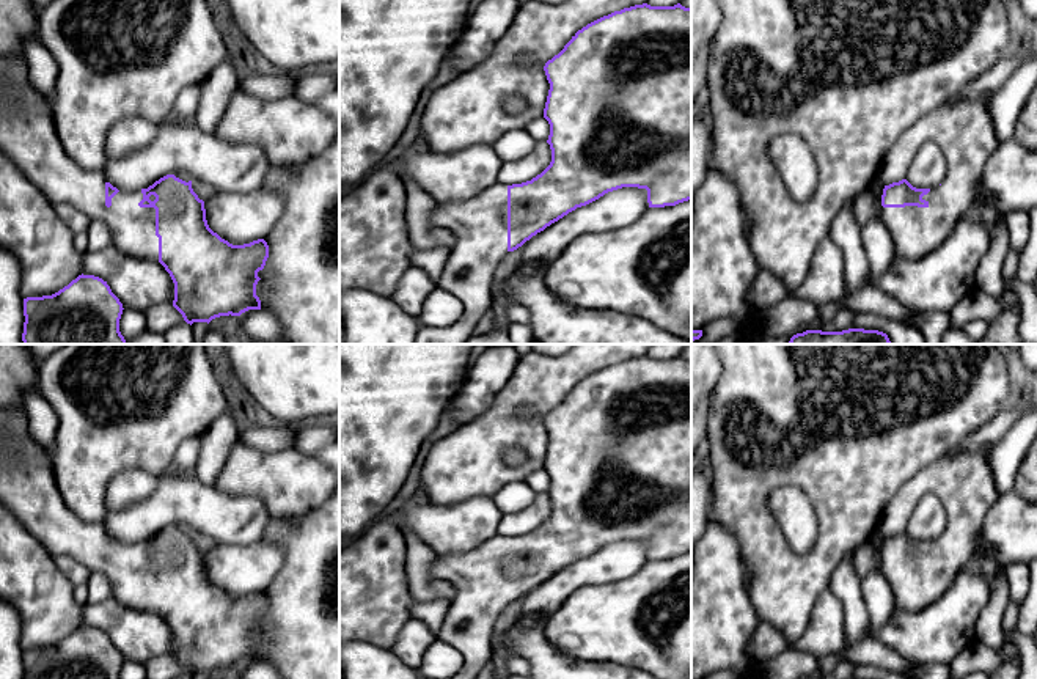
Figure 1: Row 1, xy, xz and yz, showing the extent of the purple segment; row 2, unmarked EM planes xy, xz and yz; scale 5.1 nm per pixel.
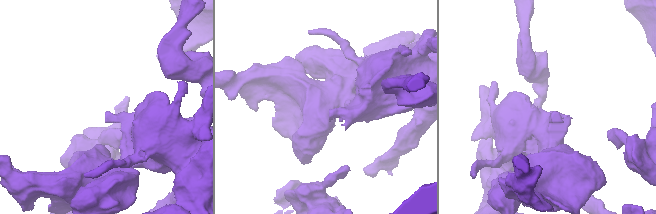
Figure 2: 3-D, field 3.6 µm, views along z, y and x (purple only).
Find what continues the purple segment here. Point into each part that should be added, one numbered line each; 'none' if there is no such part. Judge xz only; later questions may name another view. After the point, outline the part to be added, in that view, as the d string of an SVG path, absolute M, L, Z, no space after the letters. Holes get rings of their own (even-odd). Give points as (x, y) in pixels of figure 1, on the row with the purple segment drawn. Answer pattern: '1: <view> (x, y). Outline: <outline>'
1: xz (480, 223). Outline: M495 182L473 198L435 203L432 223L456 236L435 284L464 303L464 314L451 325L421 325L415 344L465 344L493 306L493 277L509 253L508 185Z

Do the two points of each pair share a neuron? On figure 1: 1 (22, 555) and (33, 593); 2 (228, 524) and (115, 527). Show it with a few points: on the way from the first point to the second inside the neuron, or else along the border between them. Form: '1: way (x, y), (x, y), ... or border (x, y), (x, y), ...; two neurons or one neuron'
1: way (22, 565), (22, 572), (32, 583); one neuron
2: way (200, 514), (151, 514), (143, 519); one neuron

